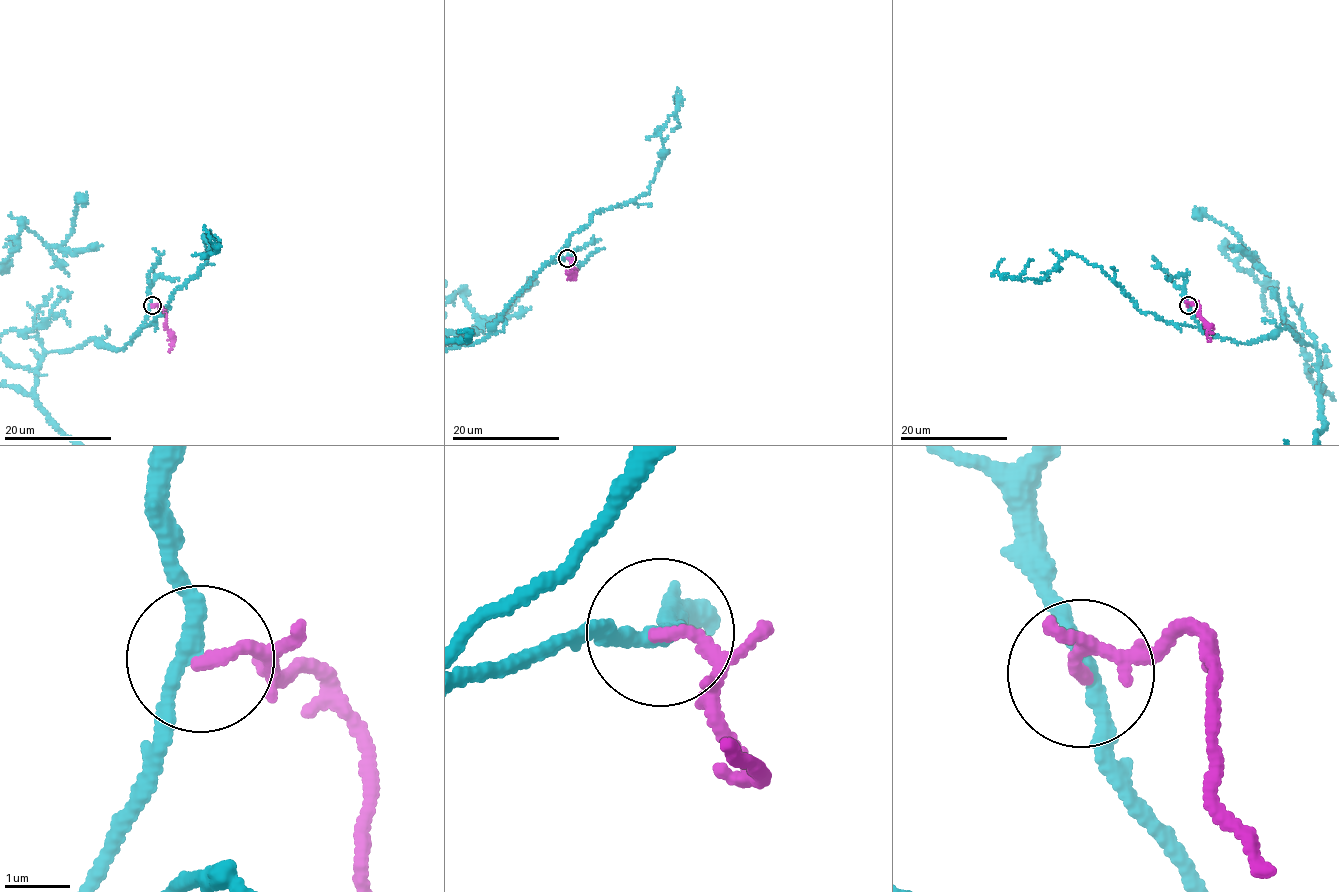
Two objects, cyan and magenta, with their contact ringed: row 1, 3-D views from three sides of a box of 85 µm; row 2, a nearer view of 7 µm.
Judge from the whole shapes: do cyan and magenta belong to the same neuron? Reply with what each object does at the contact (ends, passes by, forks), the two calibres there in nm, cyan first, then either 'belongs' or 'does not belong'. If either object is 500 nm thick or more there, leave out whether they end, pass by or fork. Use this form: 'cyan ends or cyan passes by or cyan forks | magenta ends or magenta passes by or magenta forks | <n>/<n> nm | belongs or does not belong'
cyan passes by | magenta ends | 240/190 nm | does not belong

